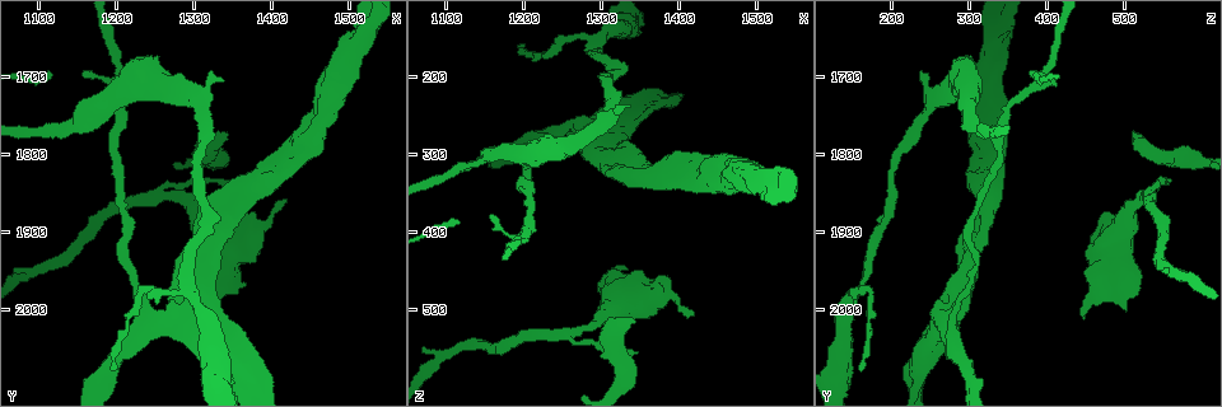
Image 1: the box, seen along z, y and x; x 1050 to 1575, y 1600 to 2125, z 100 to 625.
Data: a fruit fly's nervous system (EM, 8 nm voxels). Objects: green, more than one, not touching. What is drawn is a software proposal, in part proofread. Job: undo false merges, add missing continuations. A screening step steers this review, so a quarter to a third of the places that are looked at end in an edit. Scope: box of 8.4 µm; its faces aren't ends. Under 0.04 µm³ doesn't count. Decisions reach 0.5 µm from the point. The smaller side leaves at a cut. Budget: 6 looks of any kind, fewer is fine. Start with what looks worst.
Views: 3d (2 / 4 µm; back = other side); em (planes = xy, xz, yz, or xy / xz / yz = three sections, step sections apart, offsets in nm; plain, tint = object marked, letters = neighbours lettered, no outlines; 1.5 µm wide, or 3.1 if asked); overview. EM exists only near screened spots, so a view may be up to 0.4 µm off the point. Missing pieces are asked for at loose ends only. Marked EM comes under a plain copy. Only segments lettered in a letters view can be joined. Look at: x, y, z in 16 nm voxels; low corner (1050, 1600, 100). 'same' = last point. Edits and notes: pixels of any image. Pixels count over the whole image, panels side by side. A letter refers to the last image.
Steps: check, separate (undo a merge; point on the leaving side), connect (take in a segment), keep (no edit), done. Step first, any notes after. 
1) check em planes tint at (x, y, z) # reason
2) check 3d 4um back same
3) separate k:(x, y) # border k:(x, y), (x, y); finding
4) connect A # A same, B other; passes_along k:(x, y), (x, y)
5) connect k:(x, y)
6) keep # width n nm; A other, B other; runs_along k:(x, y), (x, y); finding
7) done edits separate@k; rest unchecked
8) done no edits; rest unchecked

check em yz step 4 tint at (1345, 1770, 510) # free end

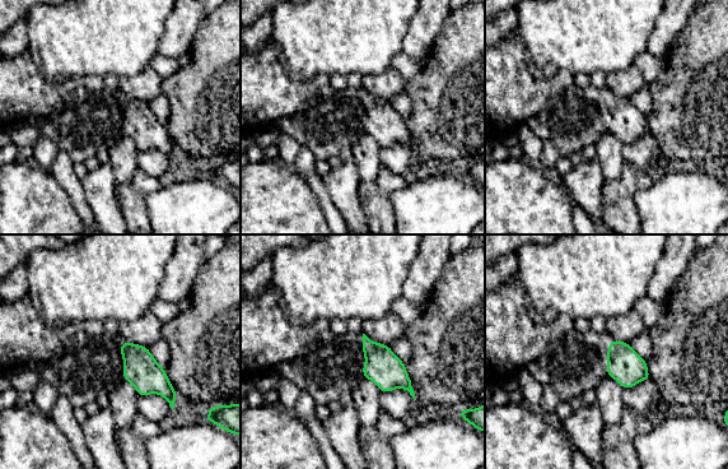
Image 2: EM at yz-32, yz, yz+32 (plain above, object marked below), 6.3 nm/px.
check em planes letters same # another direction

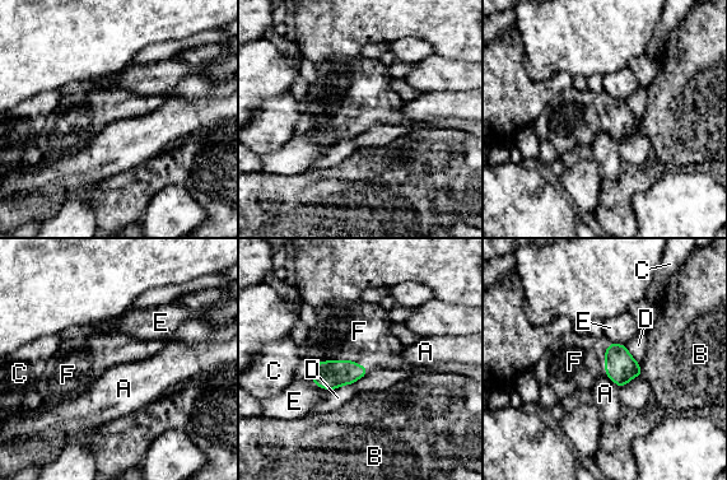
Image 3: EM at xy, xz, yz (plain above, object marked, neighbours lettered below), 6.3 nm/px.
connect F # A other, B other, C other, D other, E other, F same; passes_along 3:(330, 374), (343, 360), (359, 331); the neuron continues

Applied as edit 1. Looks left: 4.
check 3d 2um at (1420, 1855, 510) # branch stops here

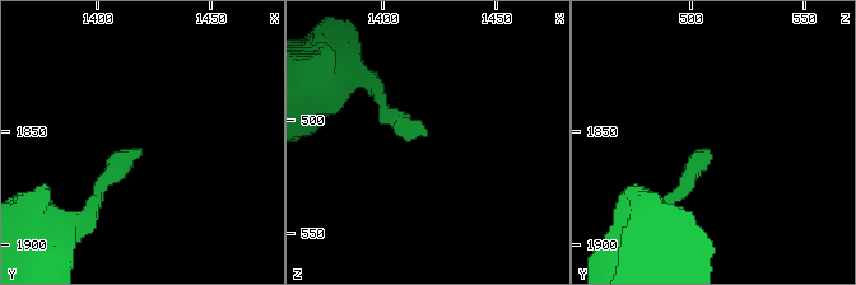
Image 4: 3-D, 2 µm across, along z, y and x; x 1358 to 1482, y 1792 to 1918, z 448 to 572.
check em xz step 4 letters at (1418, 1857, 507)

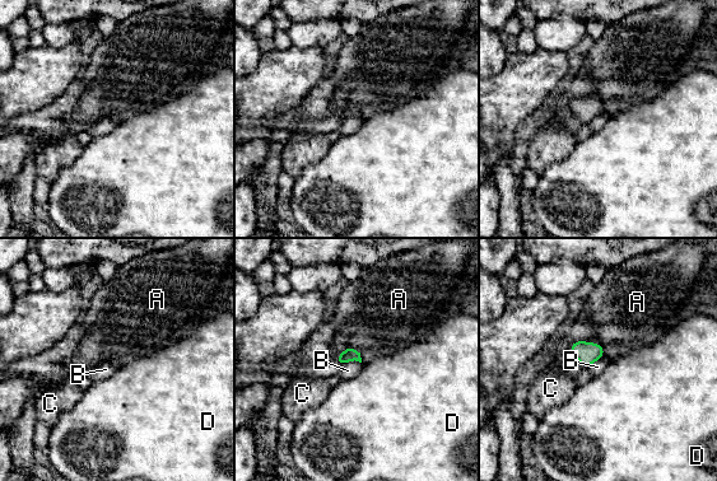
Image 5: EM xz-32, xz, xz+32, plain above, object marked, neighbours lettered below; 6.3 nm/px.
check em planes letters same # another direction

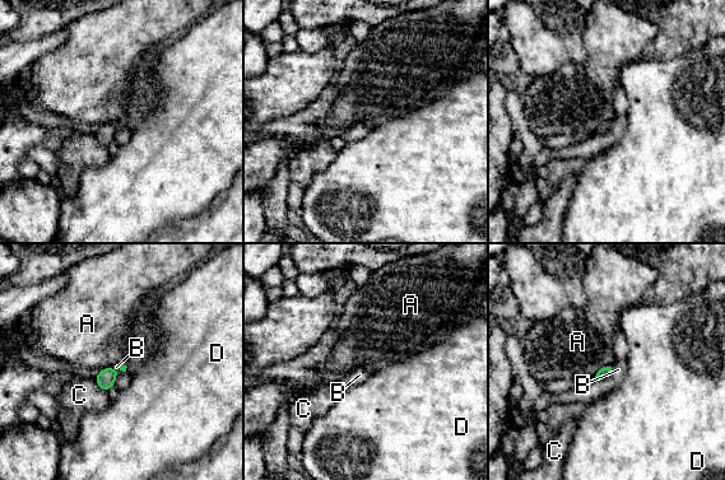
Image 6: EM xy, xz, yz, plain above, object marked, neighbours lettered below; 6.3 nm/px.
keep # A other, B other, C other, D other; border 6:(610, 366), (603, 367), (594, 376); none of them fits

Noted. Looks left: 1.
check em planes letters at (1290, 1965, 295) # calibre changes

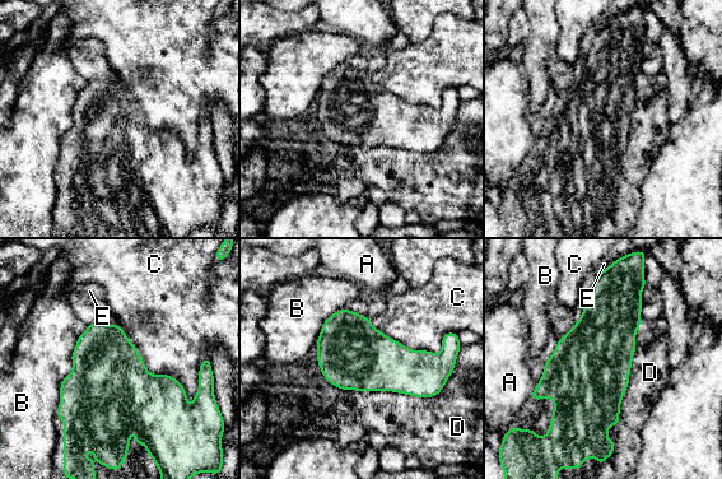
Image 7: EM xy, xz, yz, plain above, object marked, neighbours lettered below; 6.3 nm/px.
keep # width 440 nm; A other, B other, C other, D other, E other; border 7:(447, 378), (425, 398), (341, 389); continuous, no second neuron

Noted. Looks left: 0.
done edits connect@3; rest unchecked

